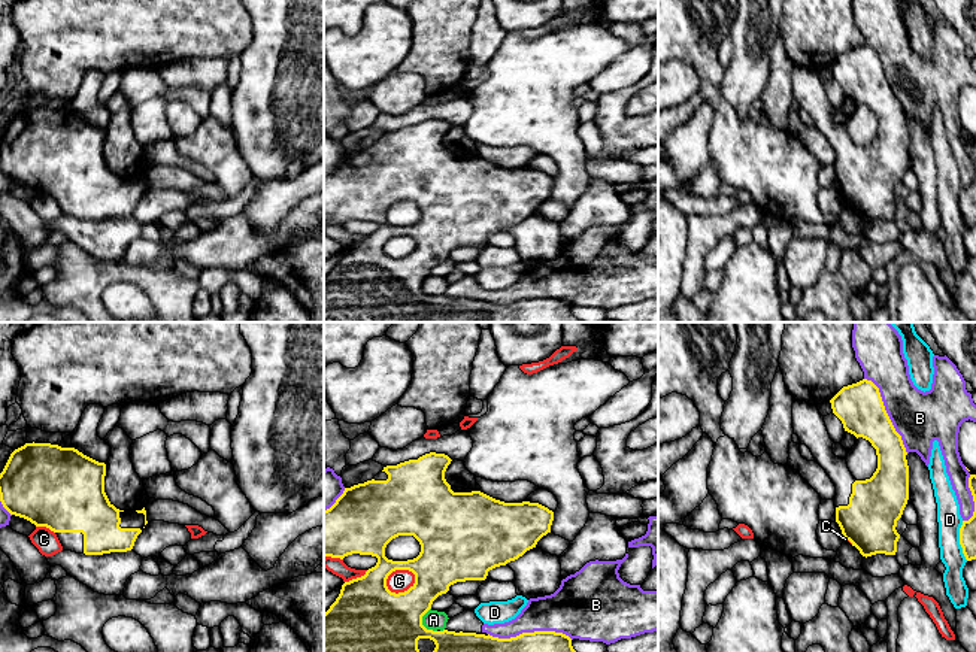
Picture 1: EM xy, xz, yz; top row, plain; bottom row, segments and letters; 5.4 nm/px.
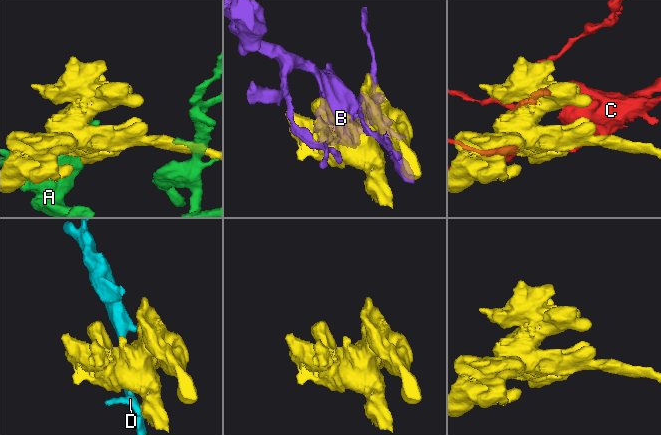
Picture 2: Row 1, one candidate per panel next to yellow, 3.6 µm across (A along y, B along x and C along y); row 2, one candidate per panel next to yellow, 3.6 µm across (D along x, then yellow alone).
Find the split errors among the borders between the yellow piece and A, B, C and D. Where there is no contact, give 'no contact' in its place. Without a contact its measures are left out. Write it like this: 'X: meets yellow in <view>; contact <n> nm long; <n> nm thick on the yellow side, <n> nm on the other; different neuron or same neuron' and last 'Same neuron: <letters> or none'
A: meets yellow in xz; contact 140 nm long; 360 nm thick on the yellow side, 110 nm on the other; different neuron
B: meets yellow in yz; contact 480 nm long; 260 nm thick on the yellow side, 280 nm on the other; different neuron
C: meets yellow in xz; contact 180 nm long; 280 nm thick on the yellow side, 120 nm on the other; different neuron
D: meets yellow in yz; contact 220 nm long; 100 nm thick on the yellow side, 130 nm on the other; different neuron
Same neuron: none

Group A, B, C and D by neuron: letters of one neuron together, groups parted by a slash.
A / B / C / D

